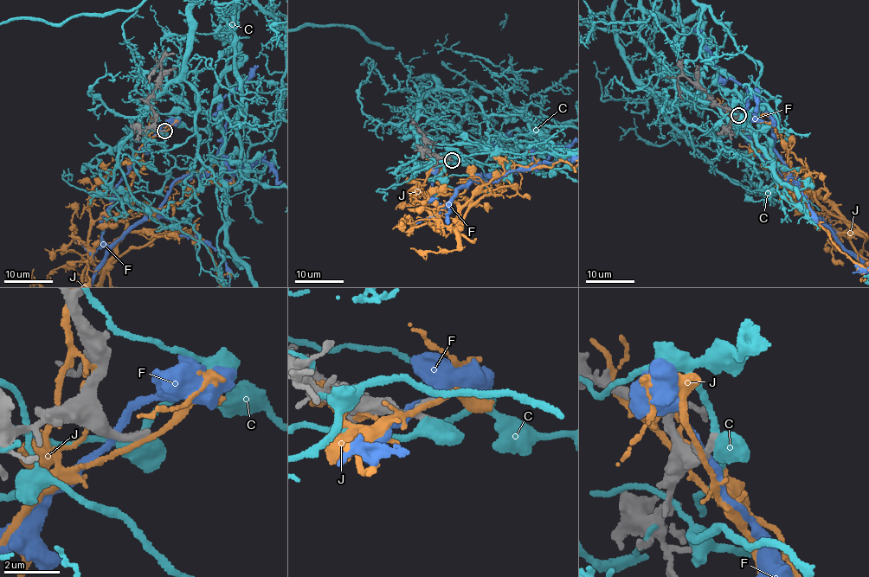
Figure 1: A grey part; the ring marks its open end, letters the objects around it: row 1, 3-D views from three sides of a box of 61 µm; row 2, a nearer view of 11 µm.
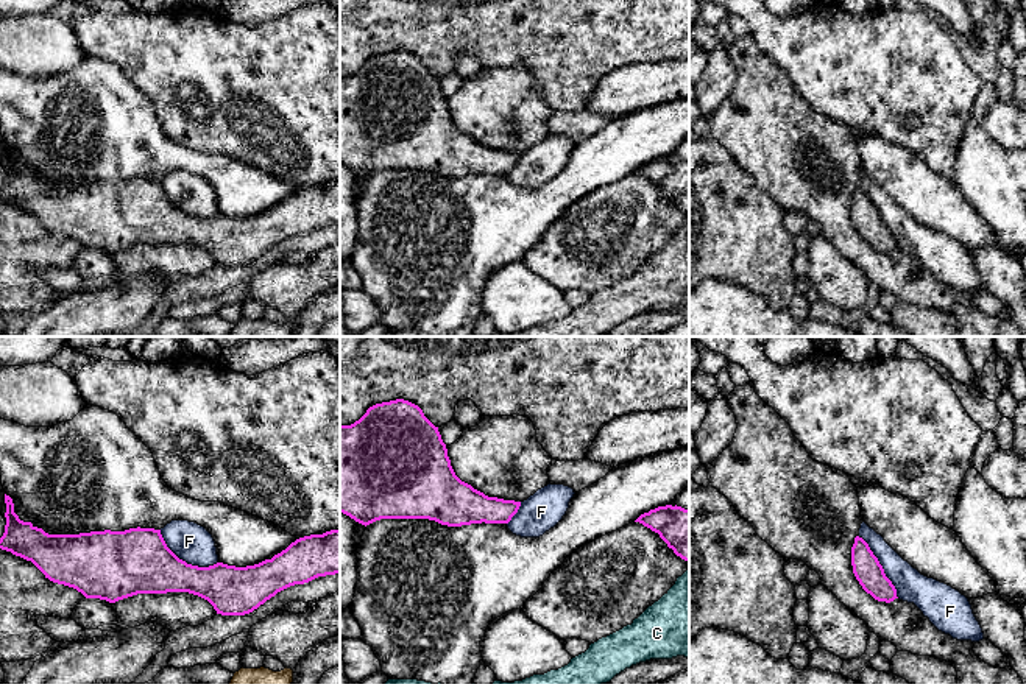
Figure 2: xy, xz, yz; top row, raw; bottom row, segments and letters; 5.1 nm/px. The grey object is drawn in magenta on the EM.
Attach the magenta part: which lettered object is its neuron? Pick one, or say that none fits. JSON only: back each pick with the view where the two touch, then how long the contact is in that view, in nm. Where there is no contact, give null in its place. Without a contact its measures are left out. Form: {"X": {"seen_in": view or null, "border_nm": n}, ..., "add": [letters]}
{"add": []}

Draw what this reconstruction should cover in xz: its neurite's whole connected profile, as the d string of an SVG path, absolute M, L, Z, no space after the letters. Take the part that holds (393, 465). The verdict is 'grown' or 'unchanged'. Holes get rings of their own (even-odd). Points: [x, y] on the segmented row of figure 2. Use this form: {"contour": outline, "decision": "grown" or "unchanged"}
{"contour": "M409 400L376 404L354 424L340 425L340 513L365 527L380 519L429 519L448 527L508 524L519 506L462 481L438 427Z", "decision": "unchanged"}

